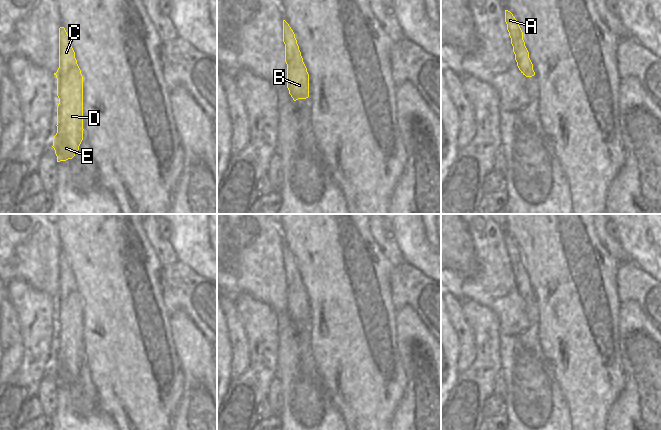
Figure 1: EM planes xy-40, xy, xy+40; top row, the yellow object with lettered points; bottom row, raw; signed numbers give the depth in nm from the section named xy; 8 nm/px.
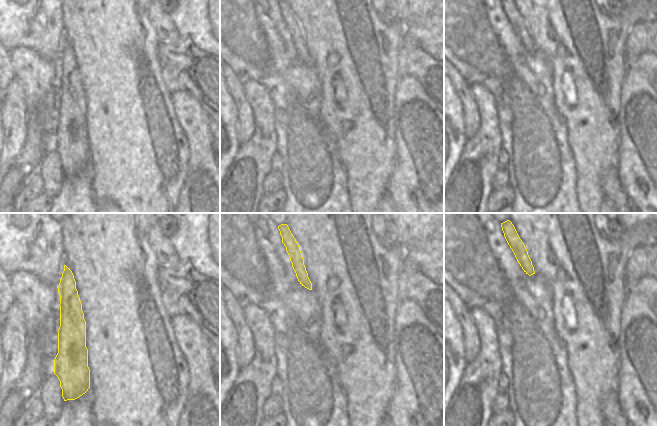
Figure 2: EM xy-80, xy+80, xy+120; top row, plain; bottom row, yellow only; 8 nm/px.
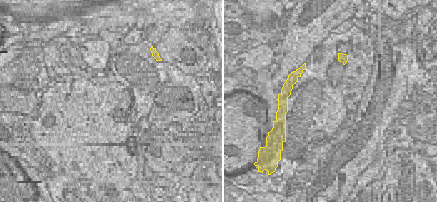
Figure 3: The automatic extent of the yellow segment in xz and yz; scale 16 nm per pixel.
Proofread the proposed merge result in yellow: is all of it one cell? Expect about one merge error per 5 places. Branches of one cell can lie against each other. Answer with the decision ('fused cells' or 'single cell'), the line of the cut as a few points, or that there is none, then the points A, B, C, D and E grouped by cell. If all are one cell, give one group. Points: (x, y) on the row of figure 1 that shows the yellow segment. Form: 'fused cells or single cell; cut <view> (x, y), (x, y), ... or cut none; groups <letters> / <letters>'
single cell; cut none; groups A B C D E

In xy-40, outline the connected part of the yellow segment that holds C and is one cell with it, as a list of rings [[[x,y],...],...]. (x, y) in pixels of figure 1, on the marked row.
[[[64,27],[59,28],[59,68],[57,78],[57,133],[53,138],[53,148],[57,162],[72,159],[83,140],[83,76],[75,58],[69,36]]]

